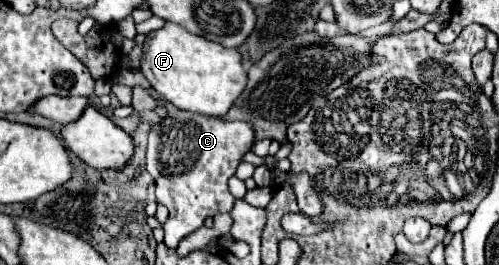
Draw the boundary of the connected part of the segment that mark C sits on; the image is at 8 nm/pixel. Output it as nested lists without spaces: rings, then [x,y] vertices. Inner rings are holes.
[[[174,106],[168,116],[152,126],[148,136],[146,170],[154,176],[156,198],[170,210],[164,222],[164,244],[176,248],[178,242],[204,224],[206,218],[230,212],[234,196],[228,190],[228,178],[236,172],[240,158],[250,150],[254,130],[248,122],[224,122]]]

